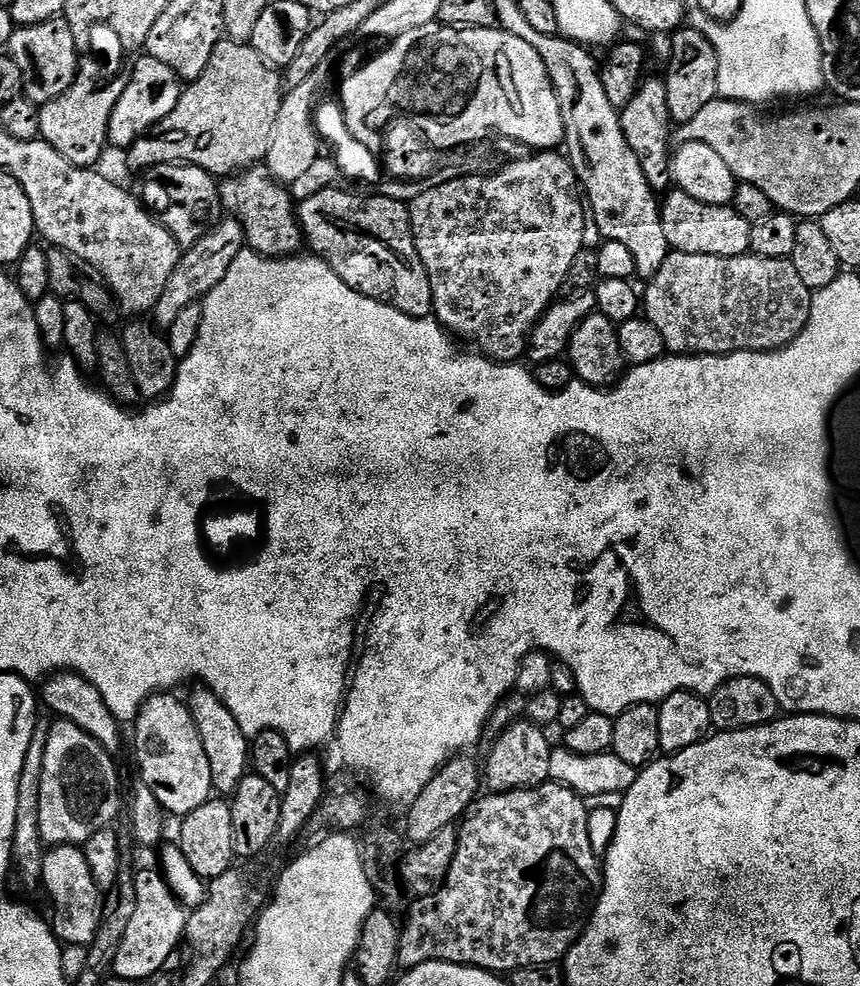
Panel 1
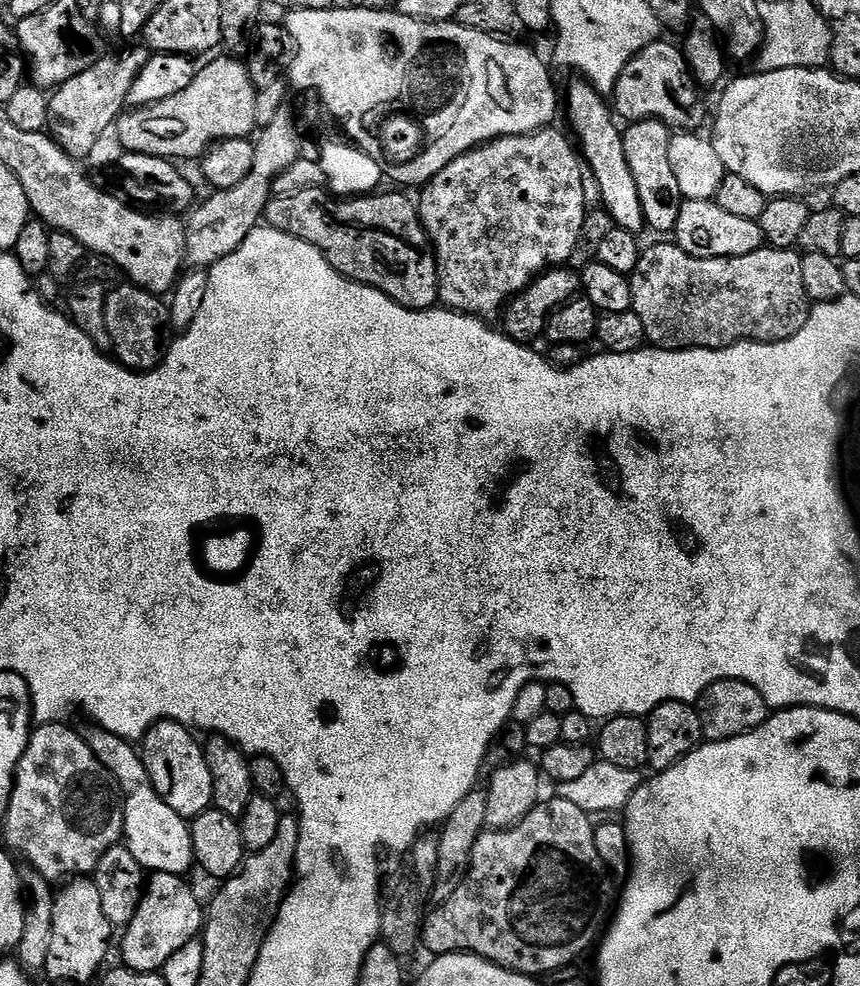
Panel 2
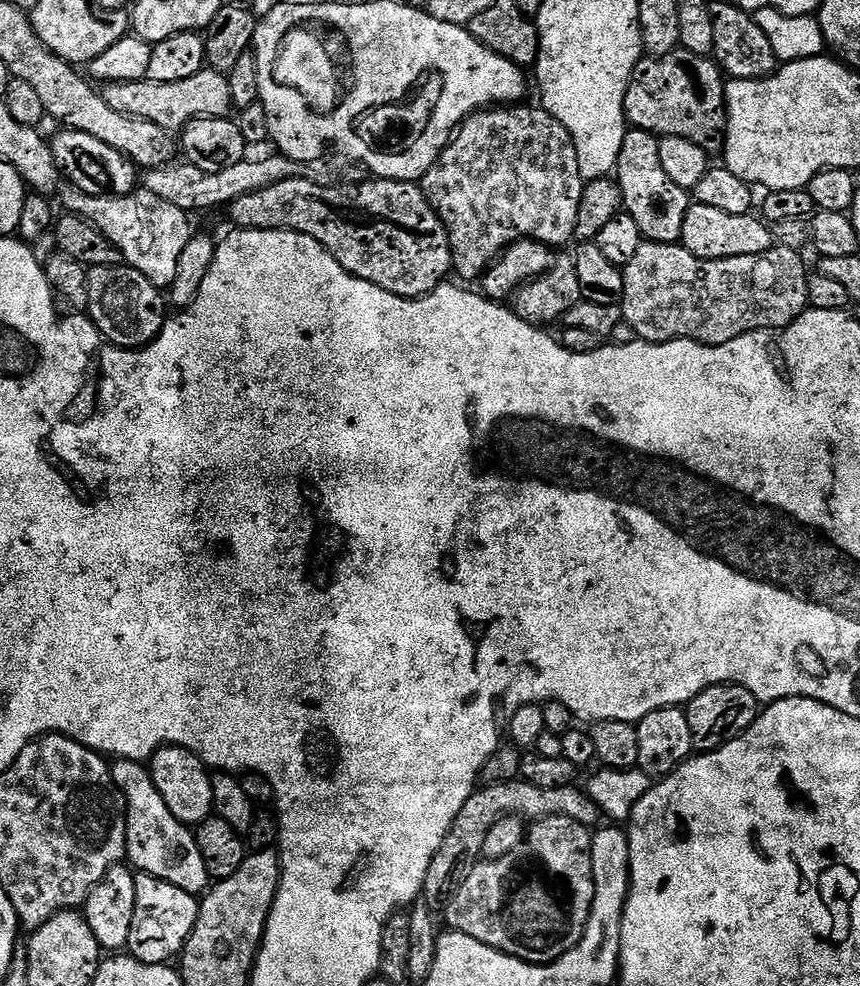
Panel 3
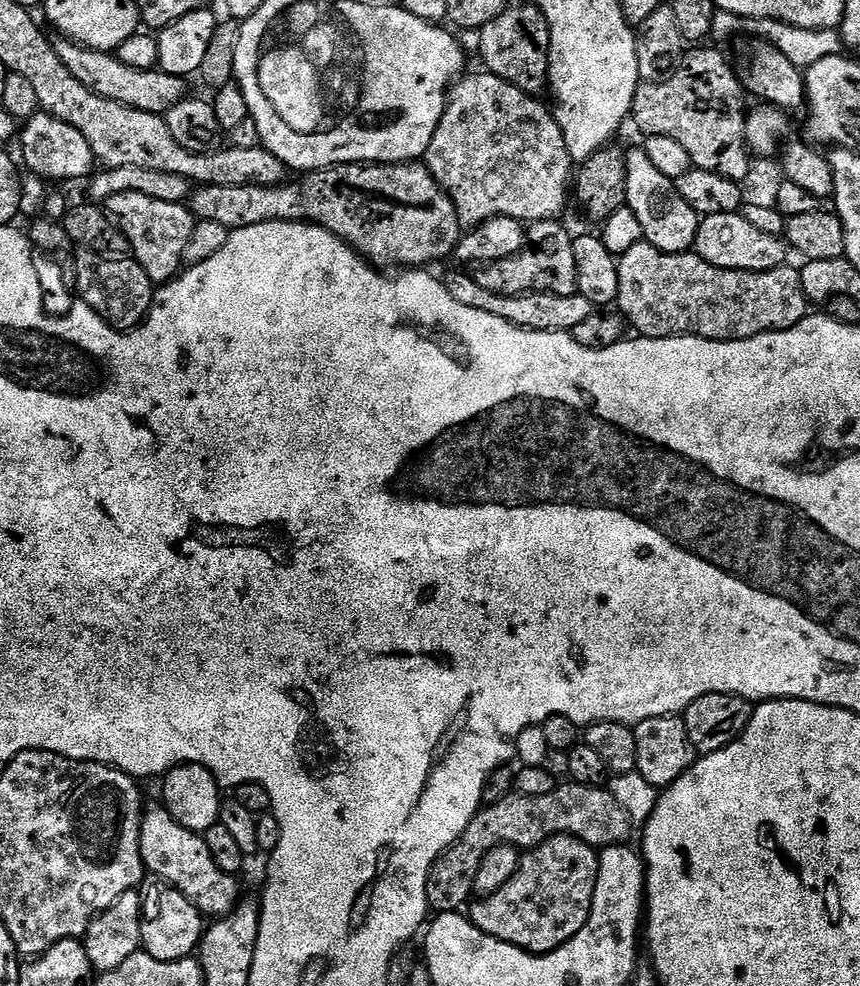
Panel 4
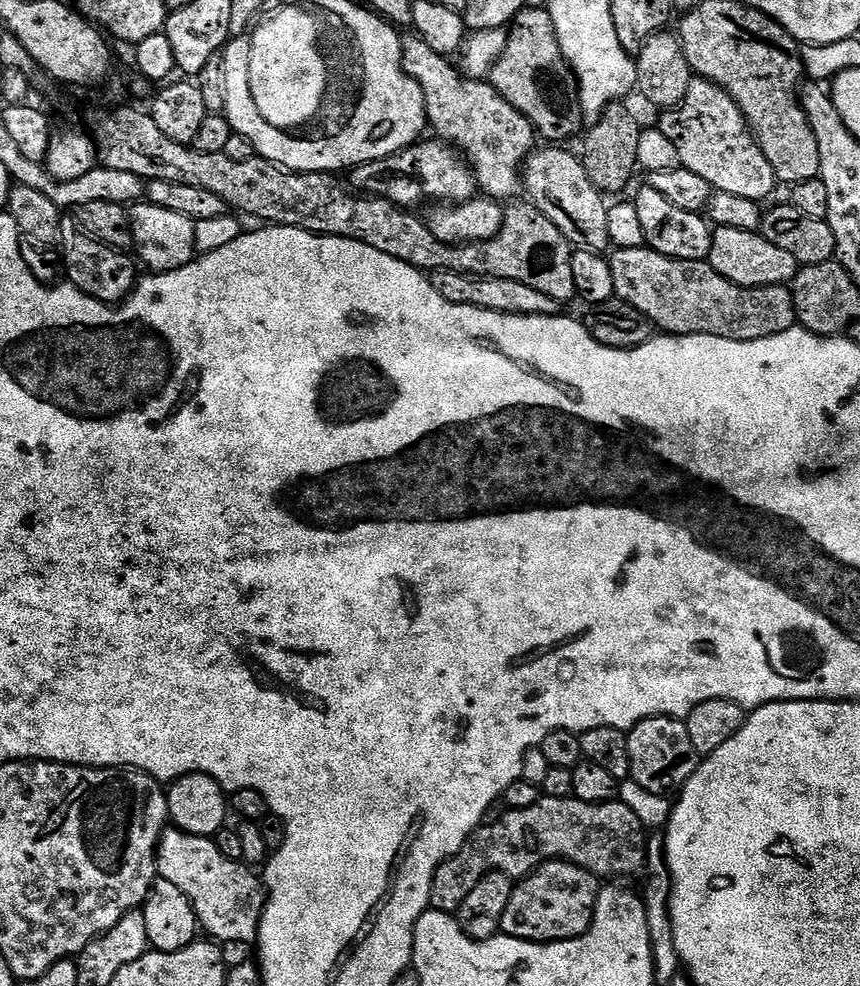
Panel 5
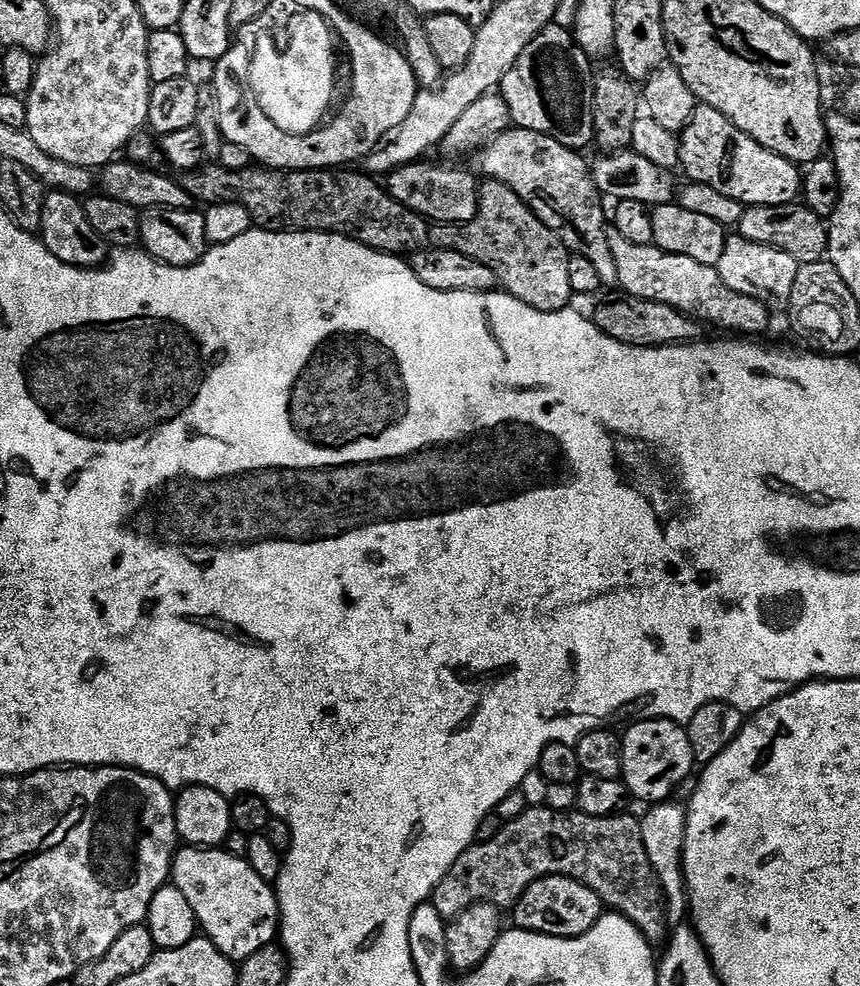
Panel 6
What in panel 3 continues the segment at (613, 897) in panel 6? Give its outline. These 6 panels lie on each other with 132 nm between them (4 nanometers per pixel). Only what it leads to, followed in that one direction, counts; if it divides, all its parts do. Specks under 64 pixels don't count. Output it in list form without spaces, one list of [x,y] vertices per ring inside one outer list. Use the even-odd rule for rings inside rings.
[[[522,778],[504,780],[501,784],[488,784],[477,787],[472,797],[458,810],[458,818],[450,826],[438,854],[430,862],[430,870],[426,874],[426,882],[422,896],[433,910],[443,909],[452,900],[458,887],[460,867],[464,863],[476,862],[481,859],[486,842],[486,834],[490,834],[490,826],[503,816],[519,816],[528,822],[535,822],[547,816],[565,816],[574,818],[574,822],[582,822],[589,826],[601,823],[600,807],[589,798],[583,787],[573,786],[558,790],[542,790],[542,786],[527,784]]]

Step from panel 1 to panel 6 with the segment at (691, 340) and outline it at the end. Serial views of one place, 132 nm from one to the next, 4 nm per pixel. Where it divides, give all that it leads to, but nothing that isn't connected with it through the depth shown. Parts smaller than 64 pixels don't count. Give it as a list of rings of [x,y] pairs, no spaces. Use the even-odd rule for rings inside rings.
[[[614,230],[608,233],[608,245],[610,254],[614,254],[614,262],[618,265],[619,287],[627,295],[637,296],[650,302],[662,302],[666,306],[674,306],[679,312],[684,312],[697,321],[709,320],[710,323],[725,328],[728,331],[725,333],[728,334],[741,334],[746,338],[756,338],[759,337],[756,336],[759,332],[767,330],[769,305],[763,304],[750,294],[738,294],[738,290],[730,290],[730,286],[726,286],[726,282],[722,282],[718,270],[713,265],[694,262],[694,258],[686,258],[682,254],[670,254],[653,243],[626,242],[626,238],[622,238],[622,234],[618,234]]]

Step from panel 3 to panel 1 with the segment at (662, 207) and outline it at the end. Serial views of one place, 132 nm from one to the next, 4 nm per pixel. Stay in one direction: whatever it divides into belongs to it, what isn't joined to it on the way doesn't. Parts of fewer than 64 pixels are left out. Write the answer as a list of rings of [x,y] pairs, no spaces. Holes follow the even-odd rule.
[[[663,79],[650,80],[640,91],[634,93],[630,102],[626,102],[626,106],[619,109],[619,113],[622,134],[626,134],[630,150],[634,150],[634,155],[638,157],[638,162],[642,165],[642,174],[646,174],[646,182],[652,187],[653,192],[664,194],[673,183],[674,125],[670,118],[670,106],[666,103],[666,86]]]

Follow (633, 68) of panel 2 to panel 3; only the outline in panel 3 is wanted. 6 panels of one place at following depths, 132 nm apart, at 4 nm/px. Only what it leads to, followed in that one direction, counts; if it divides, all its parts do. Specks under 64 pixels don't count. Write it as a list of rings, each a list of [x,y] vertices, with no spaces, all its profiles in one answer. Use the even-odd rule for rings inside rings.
[[[679,47],[665,56],[648,56],[636,64],[632,80],[626,90],[624,113],[632,128],[641,128],[653,136],[686,138],[709,154],[719,153],[724,146],[724,133],[728,131],[728,104],[724,100],[726,76],[712,56],[699,56]]]

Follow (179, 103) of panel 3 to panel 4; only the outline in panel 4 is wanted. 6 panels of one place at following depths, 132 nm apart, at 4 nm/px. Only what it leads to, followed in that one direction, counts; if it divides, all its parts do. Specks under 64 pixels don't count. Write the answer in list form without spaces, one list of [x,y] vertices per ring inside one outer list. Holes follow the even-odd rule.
[[[57,39],[54,47],[58,58],[62,58],[66,70],[70,70],[70,74],[74,74],[74,78],[78,78],[82,86],[86,86],[90,91],[96,92],[107,100],[113,100],[155,116],[164,116],[174,105],[189,95],[188,88],[184,85],[187,84],[185,77],[166,74],[159,70],[141,70],[134,66],[126,66],[126,62],[122,62],[119,55],[99,52],[93,48],[83,48],[73,40]]]

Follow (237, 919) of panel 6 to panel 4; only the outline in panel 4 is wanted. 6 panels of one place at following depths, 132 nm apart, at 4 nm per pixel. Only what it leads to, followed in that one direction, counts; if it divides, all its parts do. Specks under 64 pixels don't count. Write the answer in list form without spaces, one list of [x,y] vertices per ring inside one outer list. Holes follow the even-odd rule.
[[[163,803],[145,807],[140,831],[140,849],[145,869],[152,872],[163,883],[177,888],[205,917],[219,918],[236,909],[242,893],[236,885],[237,877],[223,873],[215,865],[210,850],[199,832],[186,830],[186,826],[178,826],[174,818],[165,810]]]

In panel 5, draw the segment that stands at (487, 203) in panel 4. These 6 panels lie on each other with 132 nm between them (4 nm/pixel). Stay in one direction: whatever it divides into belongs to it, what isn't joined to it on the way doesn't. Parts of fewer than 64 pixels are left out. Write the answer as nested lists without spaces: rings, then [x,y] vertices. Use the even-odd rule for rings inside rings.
[[[415,34],[401,35],[400,45],[404,48],[404,57],[402,66],[407,76],[413,76],[422,86],[424,95],[424,110],[427,123],[433,128],[435,135],[444,143],[452,145],[453,148],[462,153],[463,159],[469,168],[472,169],[472,175],[476,178],[477,189],[483,195],[501,202],[512,202],[517,199],[516,195],[522,192],[522,169],[525,160],[532,155],[538,144],[536,128],[487,79],[469,78],[462,74],[459,67],[452,65],[453,61],[449,57],[438,54],[422,42],[422,38]]]

